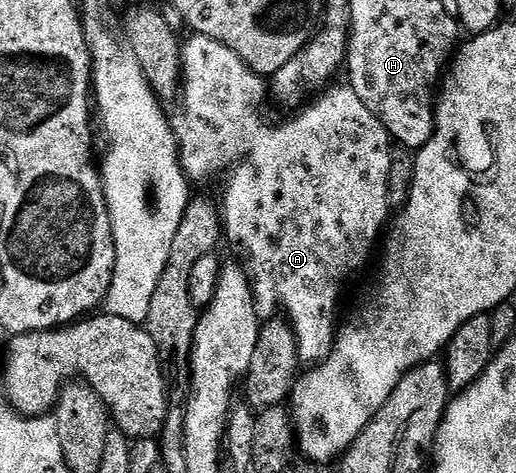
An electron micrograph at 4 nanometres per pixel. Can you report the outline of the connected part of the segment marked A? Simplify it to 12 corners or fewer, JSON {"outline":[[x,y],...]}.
{"outline":[[202,34],[172,111],[190,183],[297,357],[390,221],[394,143],[352,86],[286,122]]}

